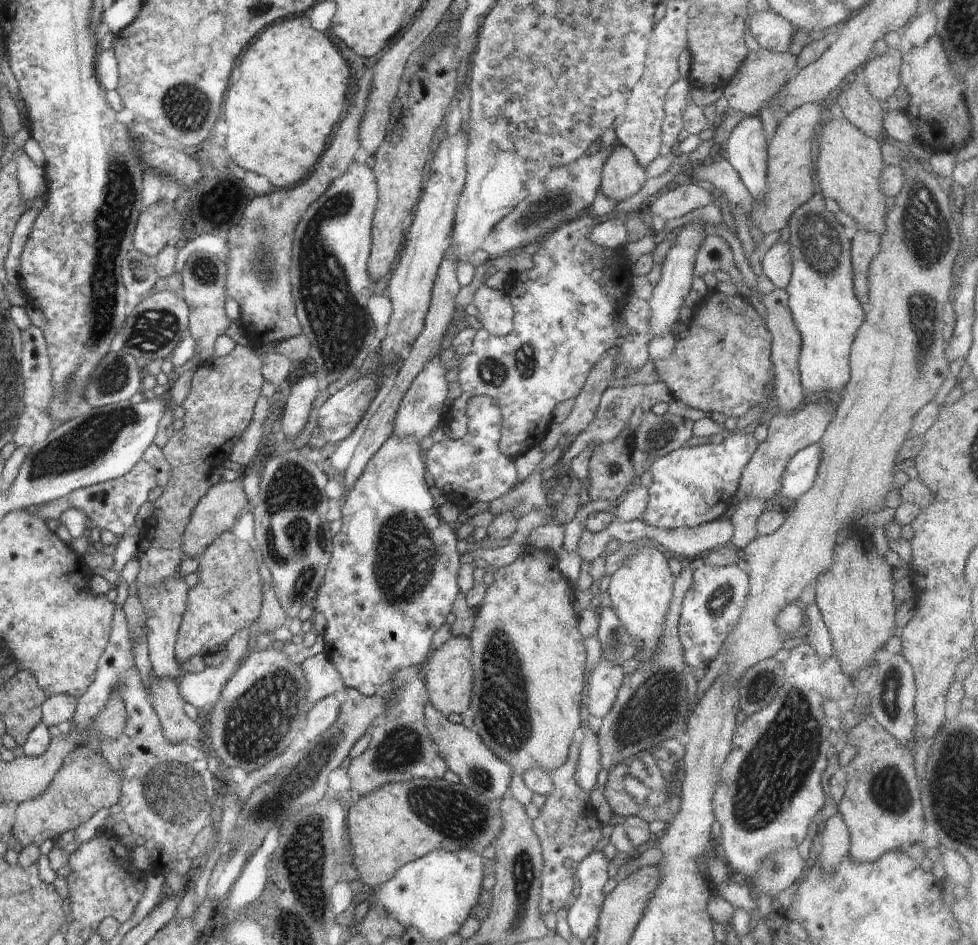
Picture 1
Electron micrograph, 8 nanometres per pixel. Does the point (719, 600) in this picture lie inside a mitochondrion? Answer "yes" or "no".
yes

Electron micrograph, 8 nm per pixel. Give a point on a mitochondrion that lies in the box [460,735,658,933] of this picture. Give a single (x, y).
(479, 776)

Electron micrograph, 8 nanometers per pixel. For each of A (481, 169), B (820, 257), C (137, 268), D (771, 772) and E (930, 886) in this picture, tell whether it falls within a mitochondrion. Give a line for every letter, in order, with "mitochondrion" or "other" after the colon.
A: other
B: mitochondrion
C: mitochondrion
D: mitochondrion
E: other

